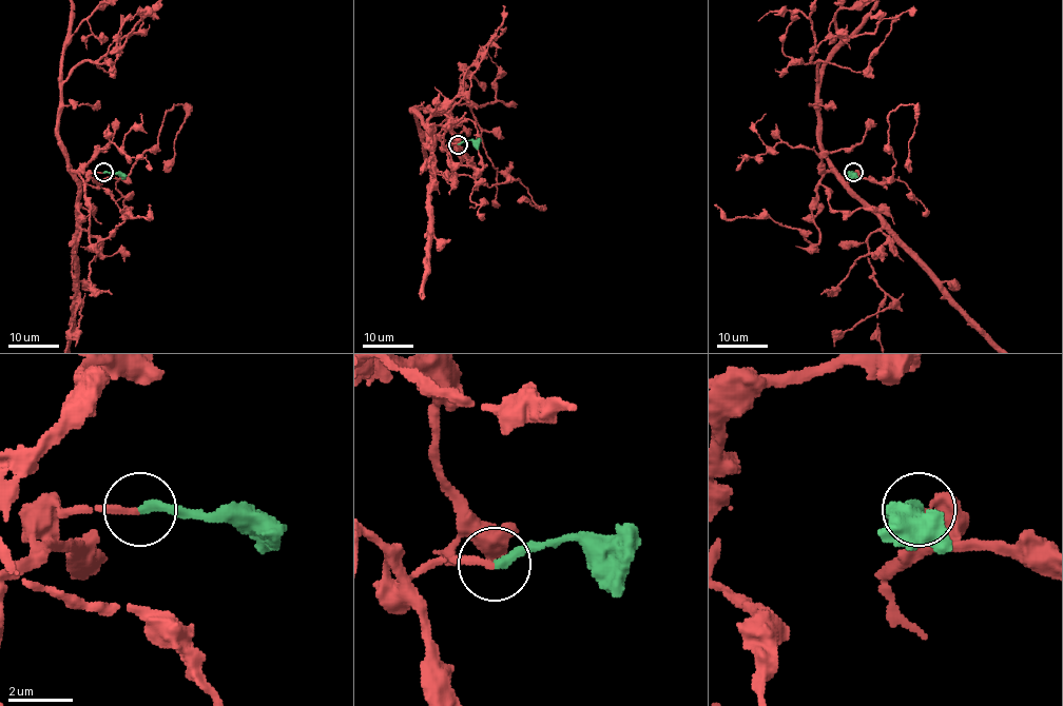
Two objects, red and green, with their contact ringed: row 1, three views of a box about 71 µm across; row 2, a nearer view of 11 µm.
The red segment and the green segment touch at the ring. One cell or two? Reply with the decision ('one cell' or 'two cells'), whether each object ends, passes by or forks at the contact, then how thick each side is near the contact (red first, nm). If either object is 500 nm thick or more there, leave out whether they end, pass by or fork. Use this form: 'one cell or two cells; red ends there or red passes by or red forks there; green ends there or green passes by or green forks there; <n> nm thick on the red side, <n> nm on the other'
one cell; red ends there; green ends there; 220 nm thick on the red side, 320 nm on the other

